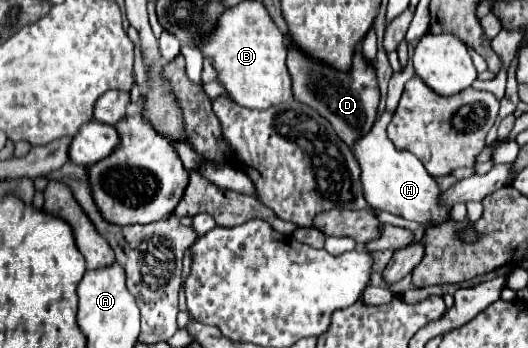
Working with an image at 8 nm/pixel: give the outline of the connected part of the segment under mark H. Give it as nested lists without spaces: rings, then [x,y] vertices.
[[[385,111],[382,117],[374,123],[372,131],[362,137],[354,145],[354,155],[362,169],[362,185],[364,185],[364,197],[372,207],[384,209],[392,215],[400,215],[408,221],[416,223],[432,223],[442,225],[446,221],[452,221],[450,207],[440,203],[442,191],[436,185],[436,179],[428,175],[424,165],[412,155],[412,153],[400,153],[392,141],[386,137],[386,125],[392,119],[392,113]]]

